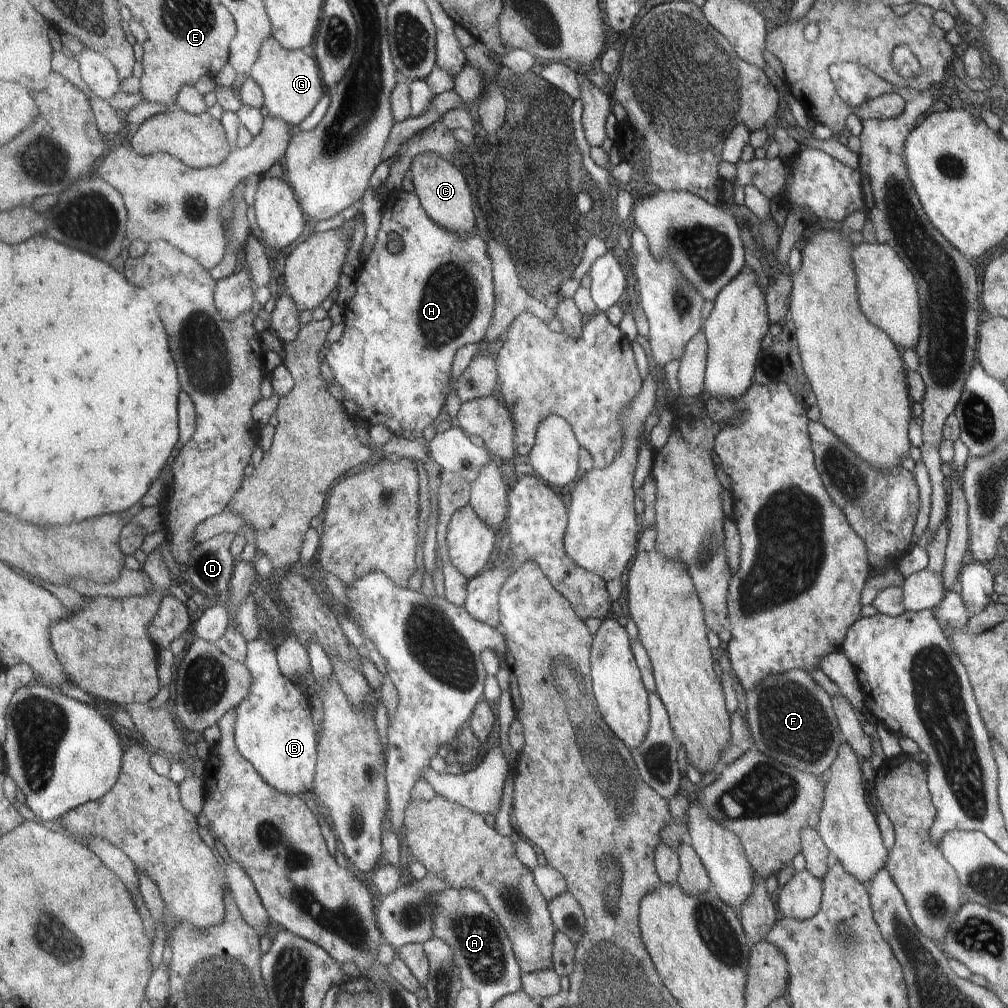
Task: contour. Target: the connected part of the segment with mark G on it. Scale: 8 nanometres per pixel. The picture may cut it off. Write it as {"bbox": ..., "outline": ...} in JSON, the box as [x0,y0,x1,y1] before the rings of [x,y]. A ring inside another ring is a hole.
{"bbox":[250,36,329,125],"outline":[[[274,36],[264,41],[260,58],[250,74],[263,88],[270,115],[283,118],[289,125],[302,124],[318,108],[324,94],[329,92],[317,58],[312,58],[302,49],[291,51],[284,48]]]}

